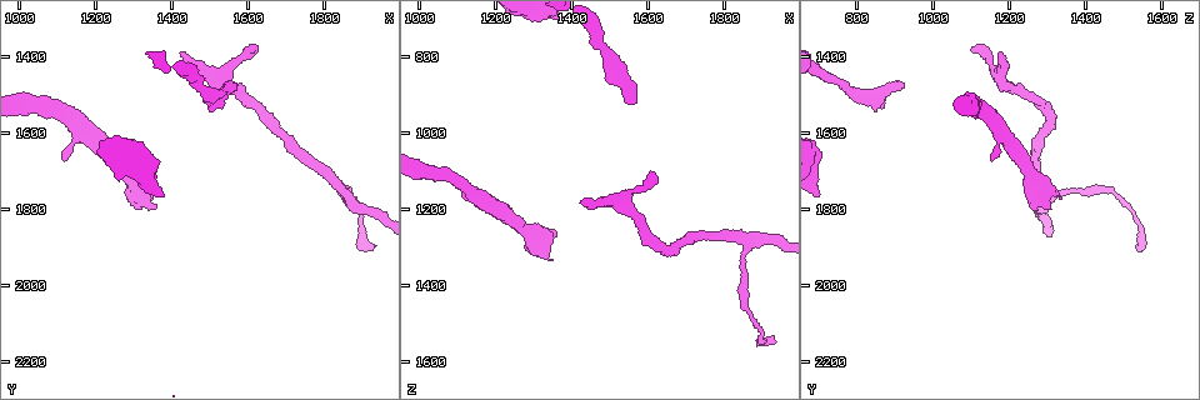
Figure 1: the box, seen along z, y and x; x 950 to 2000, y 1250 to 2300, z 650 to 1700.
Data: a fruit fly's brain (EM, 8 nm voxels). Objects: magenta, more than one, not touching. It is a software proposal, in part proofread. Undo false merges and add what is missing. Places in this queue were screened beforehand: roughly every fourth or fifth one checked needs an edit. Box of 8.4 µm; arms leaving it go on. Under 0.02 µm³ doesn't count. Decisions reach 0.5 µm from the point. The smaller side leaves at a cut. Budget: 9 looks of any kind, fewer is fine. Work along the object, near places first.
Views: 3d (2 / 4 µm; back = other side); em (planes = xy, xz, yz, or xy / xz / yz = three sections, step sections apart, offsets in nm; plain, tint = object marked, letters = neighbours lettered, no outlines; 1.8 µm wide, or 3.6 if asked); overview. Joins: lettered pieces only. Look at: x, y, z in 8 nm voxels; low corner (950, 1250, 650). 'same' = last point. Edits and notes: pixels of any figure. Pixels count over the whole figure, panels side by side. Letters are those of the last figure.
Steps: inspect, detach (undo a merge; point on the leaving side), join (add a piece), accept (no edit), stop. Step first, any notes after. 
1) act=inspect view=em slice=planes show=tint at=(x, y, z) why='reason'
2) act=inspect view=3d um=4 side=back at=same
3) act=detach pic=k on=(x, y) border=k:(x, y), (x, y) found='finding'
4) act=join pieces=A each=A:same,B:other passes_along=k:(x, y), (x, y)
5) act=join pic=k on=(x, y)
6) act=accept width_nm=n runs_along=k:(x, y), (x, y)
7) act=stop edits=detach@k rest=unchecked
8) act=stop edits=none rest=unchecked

act=inspect view=em slice=planes show=letters at=(1125, 1670, 1150) why='an open end'

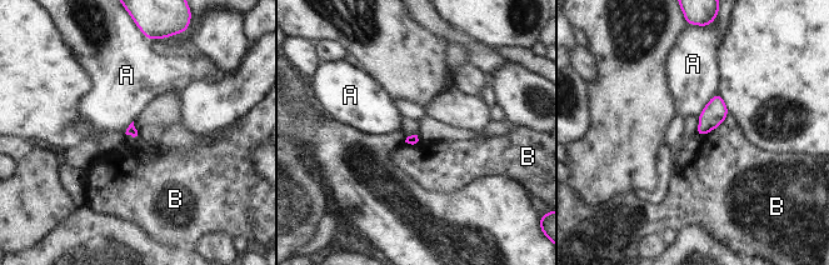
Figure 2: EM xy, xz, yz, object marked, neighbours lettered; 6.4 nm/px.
act=accept each=A:other,B:other found='no lettered piece goes on from it'

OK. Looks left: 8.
act=inspect view=3d um=2 side=back at=(1430, 1395, 1175) why='branch stops here'

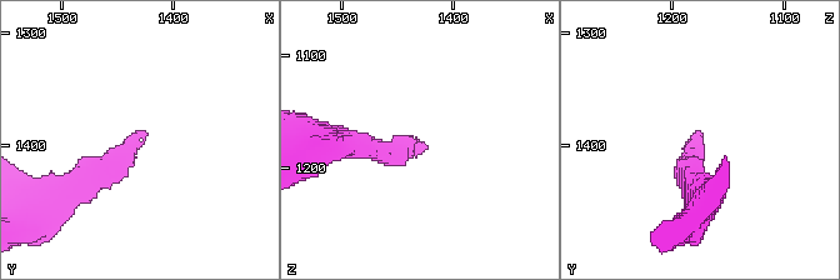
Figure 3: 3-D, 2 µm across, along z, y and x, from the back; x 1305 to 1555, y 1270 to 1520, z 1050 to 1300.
act=inspect view=em slice=planes show=letters at=(1428, 1392, 1176) why='need the tissue'

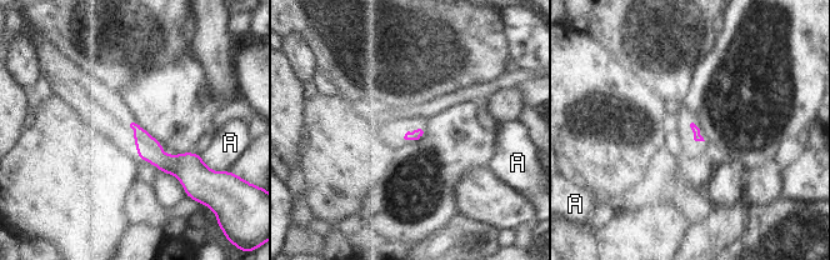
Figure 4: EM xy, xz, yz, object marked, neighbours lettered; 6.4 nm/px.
act=accept each=A:other runs_along=4:(136, 128), (166, 164), (188, 178) found='none of them fits'

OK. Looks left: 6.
act=inspect view=em slice=planes show=letters at=(1560, 1470, 920) why='branch stops here'

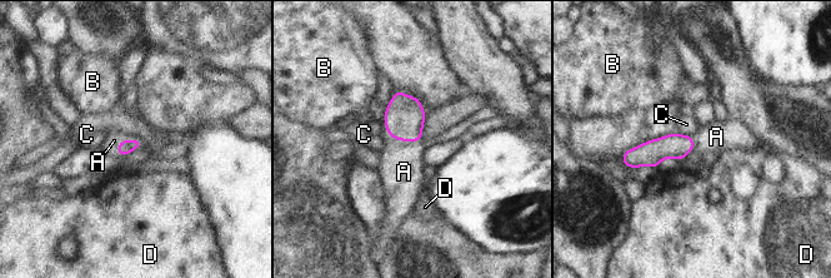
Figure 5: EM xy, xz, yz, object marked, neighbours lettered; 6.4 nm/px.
act=join pieces=A longest_contact=A:200nm each=A:same,B:other,C:other,D:other passes_along=5:(125, 147), (126, 139), (114, 140) found='the neuron continues'

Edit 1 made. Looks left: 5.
act=inspect view=em slice=xy step=16 show=tint at=(1860, 1770, 1280) why='thin neck'

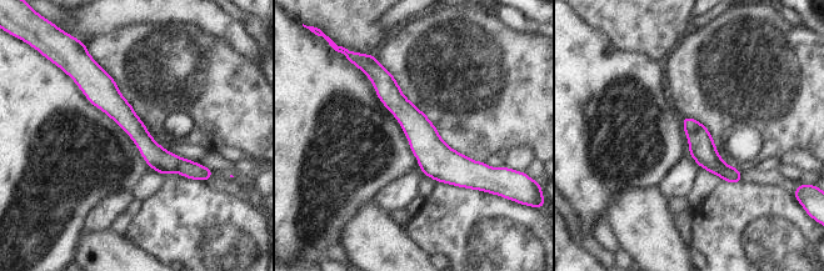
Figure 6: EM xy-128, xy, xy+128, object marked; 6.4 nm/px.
act=inspect view=em slice=planes show=letters at=same why='another direction'

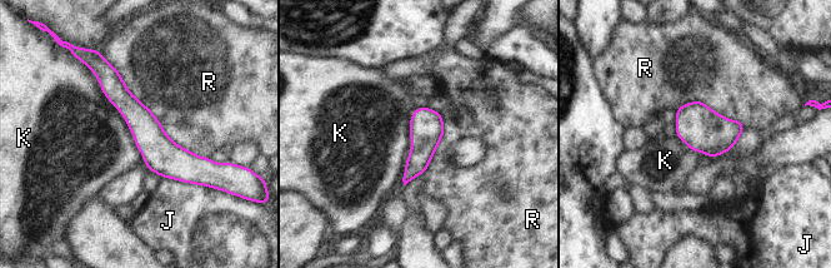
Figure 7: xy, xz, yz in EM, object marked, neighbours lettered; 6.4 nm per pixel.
act=accept each=J:other,K:other,R:other found='one neuron here'

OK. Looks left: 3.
act=stop edits=join@5 rest=unchecked

